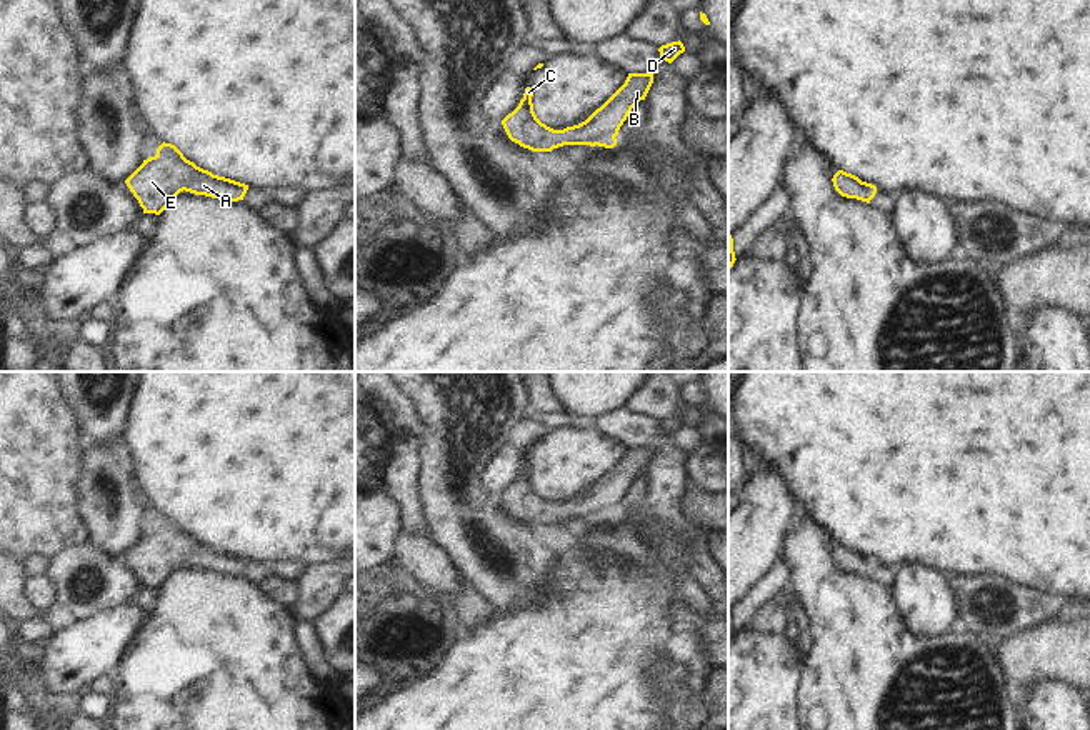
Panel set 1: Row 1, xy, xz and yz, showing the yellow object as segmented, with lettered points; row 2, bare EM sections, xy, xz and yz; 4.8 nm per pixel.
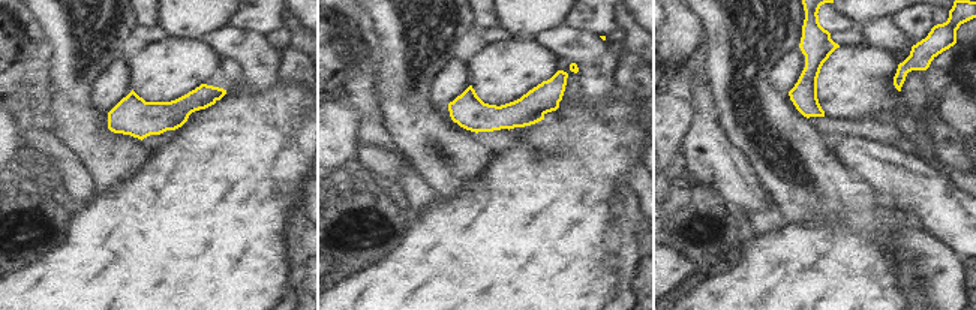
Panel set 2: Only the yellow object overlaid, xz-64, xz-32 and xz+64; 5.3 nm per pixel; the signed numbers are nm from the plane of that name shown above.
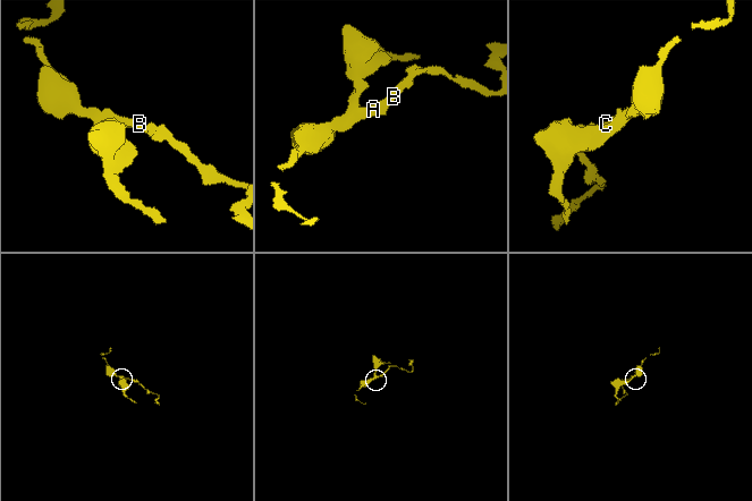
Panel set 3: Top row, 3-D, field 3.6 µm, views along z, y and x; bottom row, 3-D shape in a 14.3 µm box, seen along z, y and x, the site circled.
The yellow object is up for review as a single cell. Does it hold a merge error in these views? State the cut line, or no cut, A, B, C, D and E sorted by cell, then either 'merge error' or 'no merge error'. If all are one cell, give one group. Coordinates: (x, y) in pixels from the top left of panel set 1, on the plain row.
no cut; A B C D E; no merge error

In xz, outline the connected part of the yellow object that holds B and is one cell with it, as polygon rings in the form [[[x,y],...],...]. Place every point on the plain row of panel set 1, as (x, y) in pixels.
[[[628,447],[625,457],[585,495],[553,503],[542,497],[533,485],[533,463],[525,462],[518,480],[508,487],[502,498],[508,512],[532,525],[552,525],[563,518],[590,518],[613,522],[617,508],[632,482],[645,473],[653,457],[653,447]]]

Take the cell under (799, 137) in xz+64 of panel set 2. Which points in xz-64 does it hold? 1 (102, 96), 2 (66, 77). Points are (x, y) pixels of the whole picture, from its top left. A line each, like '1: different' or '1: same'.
1: different
2: same

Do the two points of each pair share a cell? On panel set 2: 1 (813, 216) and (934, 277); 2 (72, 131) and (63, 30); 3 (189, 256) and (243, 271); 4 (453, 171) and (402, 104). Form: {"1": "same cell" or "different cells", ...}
{"1": "same cell", "2": "same cell", "3": "same cell", "4": "same cell"}

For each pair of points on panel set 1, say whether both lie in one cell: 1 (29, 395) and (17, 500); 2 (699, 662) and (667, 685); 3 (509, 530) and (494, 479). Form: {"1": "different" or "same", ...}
{"1": "same", "2": "different", "3": "different"}

